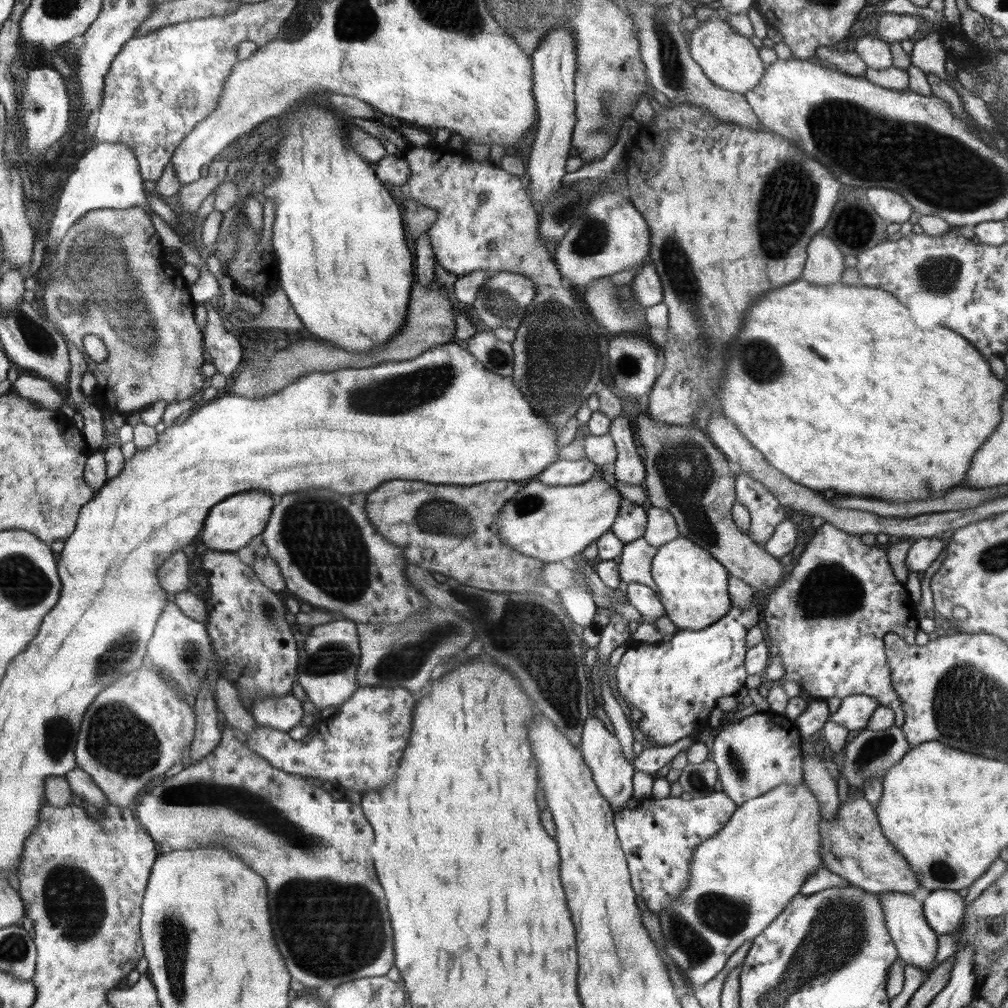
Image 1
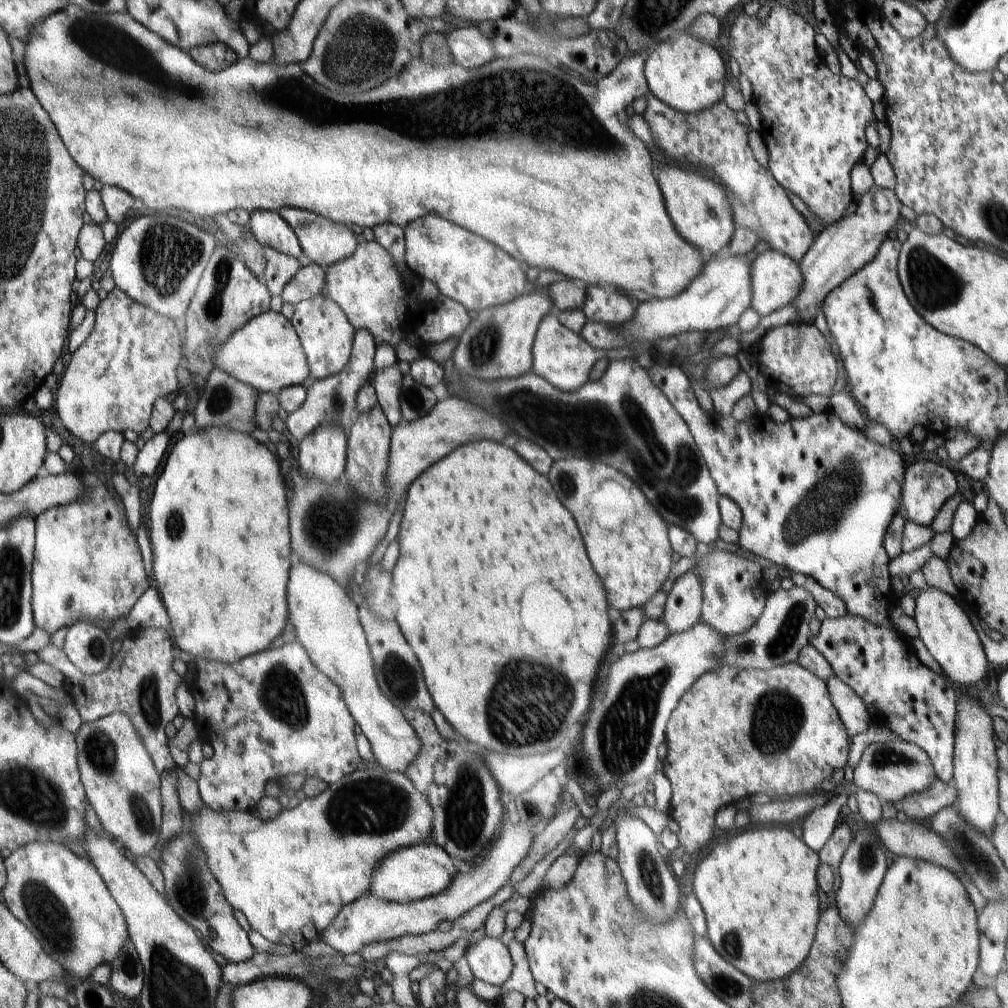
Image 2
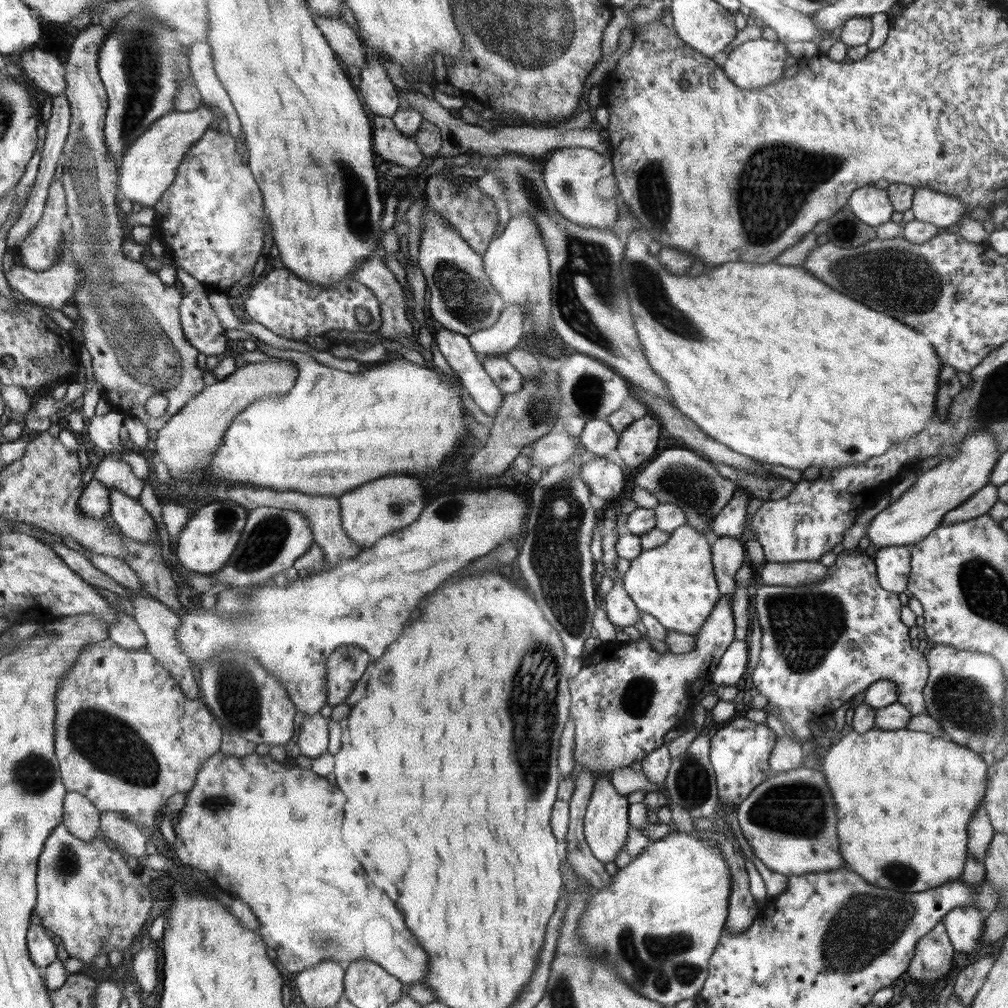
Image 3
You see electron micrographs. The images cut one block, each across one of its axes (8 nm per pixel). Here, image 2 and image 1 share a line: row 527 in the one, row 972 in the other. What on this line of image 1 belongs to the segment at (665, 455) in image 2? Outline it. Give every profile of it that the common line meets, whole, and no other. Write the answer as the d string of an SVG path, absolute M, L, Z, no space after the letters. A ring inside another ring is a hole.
M802 780L796 786L780 784L767 793L751 798L736 807L726 825L714 836L700 842L690 861L690 877L678 900L670 902L657 914L663 951L688 986L704 986L724 970L730 958L746 940L753 941L790 903L812 871L822 866L820 860L820 806Z

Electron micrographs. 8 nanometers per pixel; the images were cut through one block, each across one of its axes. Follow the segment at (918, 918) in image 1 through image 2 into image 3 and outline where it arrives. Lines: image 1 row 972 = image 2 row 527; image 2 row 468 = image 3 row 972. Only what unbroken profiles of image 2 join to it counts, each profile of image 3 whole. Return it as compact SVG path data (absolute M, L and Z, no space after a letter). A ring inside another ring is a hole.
M940 921L918 940L906 974L922 985L934 986L938 980L951 976L954 952L945 925Z

